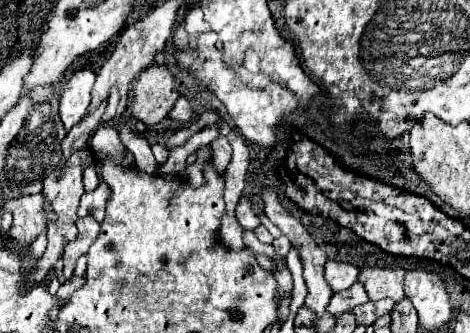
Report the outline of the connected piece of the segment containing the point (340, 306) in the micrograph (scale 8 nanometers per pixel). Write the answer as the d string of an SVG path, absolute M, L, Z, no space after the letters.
M358 282L356 286L350 286L350 288L344 290L344 292L336 292L336 294L332 296L330 304L328 304L328 312L334 314L334 316L338 316L338 314L342 314L344 310L352 310L354 306L364 304L364 302L368 302L368 300L370 300L370 298L368 298L368 292L366 292L364 284Z

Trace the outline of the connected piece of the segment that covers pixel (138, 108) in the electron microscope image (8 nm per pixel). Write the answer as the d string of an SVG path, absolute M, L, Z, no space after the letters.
M156 62L138 76L132 92L134 98L128 114L146 124L156 124L164 120L168 110L180 96L172 72L166 66L158 66Z

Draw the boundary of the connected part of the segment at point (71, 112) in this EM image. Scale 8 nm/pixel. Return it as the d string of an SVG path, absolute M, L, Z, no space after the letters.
M78 70L66 82L64 92L60 96L60 120L66 130L70 130L84 118L90 106L90 90L94 80L96 76L92 70Z

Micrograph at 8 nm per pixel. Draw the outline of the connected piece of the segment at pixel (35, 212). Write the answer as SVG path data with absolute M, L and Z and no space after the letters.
M28 194L4 202L4 208L12 212L12 228L8 237L14 238L20 246L28 246L36 236L46 230L46 198L44 194Z

